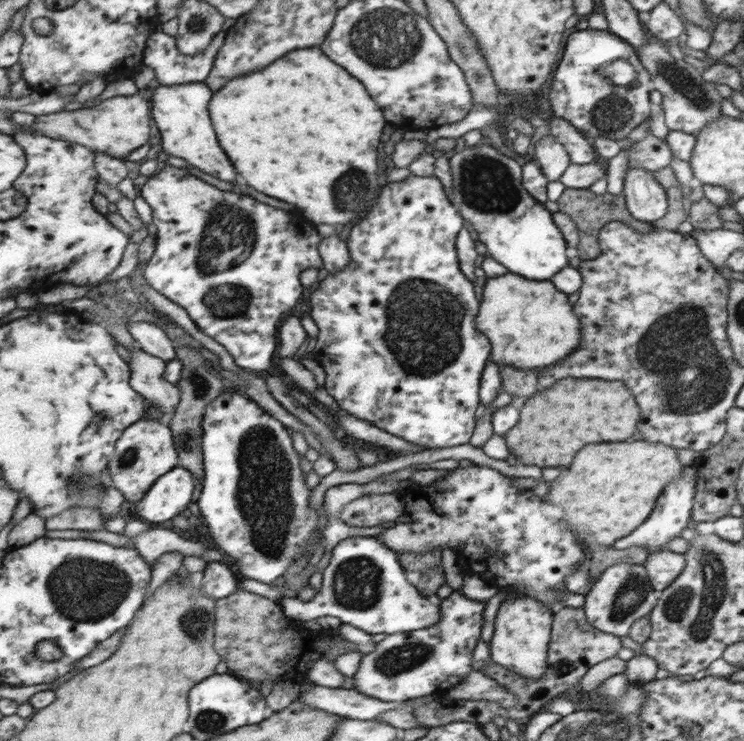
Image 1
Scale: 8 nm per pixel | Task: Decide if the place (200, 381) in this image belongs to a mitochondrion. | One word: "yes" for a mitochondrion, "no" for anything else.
yes

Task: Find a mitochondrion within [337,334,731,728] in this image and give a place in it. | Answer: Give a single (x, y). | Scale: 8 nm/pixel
(695, 606)

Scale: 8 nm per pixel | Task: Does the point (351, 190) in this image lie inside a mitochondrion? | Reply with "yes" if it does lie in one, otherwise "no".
yes

